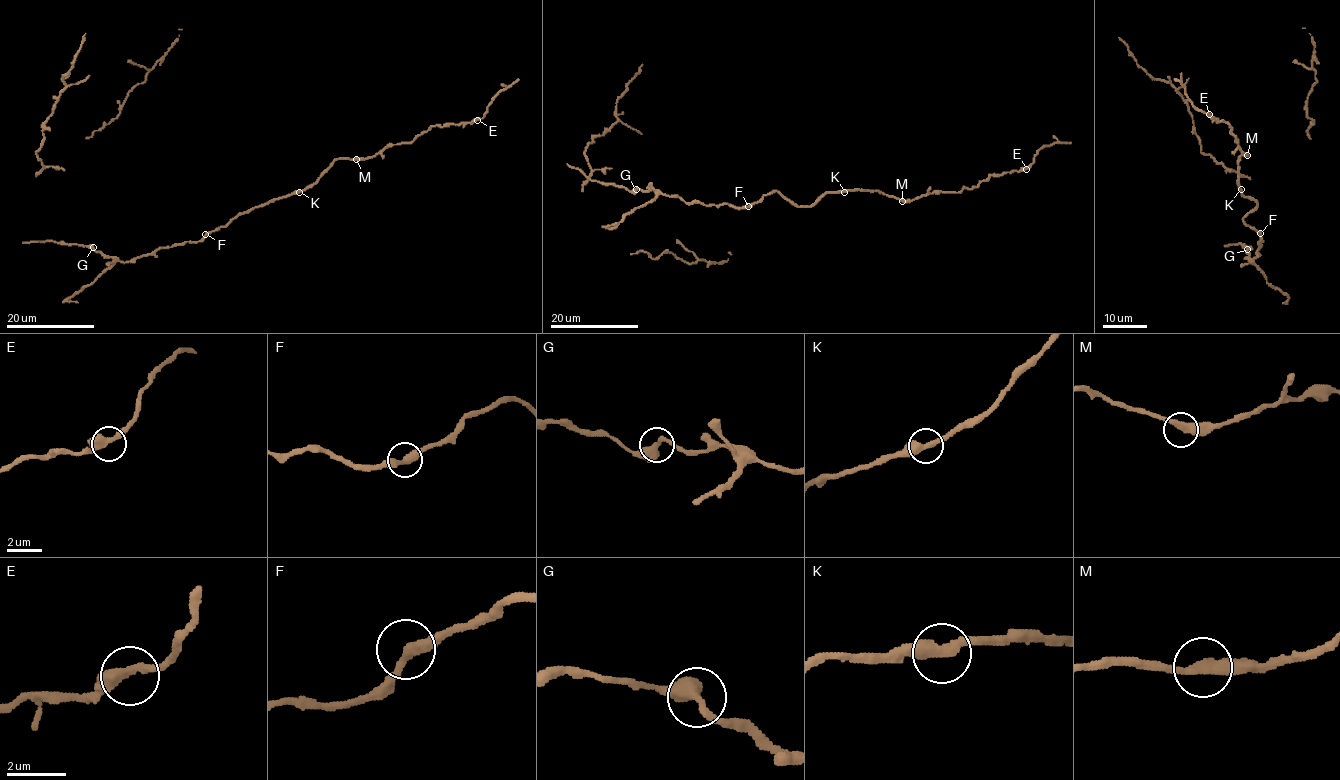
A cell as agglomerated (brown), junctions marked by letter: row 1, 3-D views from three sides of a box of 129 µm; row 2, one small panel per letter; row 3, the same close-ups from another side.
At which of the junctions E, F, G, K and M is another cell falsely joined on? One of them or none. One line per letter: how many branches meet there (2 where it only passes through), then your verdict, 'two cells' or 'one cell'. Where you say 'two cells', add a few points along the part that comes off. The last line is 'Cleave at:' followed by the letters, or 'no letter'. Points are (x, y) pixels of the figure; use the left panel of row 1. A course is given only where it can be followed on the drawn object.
E: branches 2; one cell
F: branches 2; one cell
G: branches 2; one cell
K: branches 2; one cell
M: branches 2; one cell
Cleave at: no letter

